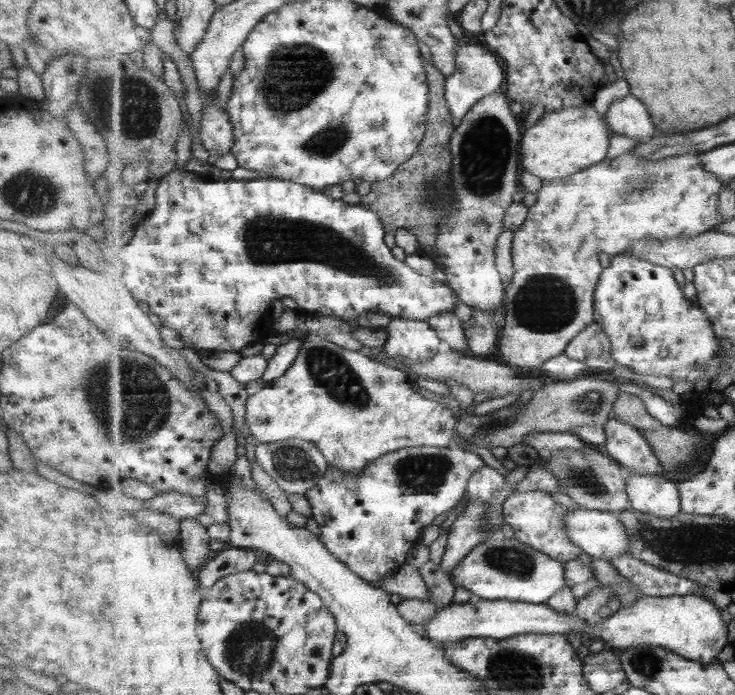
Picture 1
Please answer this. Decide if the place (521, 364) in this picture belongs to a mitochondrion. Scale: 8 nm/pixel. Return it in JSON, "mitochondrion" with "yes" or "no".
{"mitochondrion":"no"}

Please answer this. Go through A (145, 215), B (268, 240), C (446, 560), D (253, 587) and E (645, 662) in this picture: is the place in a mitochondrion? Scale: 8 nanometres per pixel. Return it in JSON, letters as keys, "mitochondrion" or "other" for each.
{"A":"other","B":"mitochondrion","C":"other","D":"other","E":"mitochondrion"}

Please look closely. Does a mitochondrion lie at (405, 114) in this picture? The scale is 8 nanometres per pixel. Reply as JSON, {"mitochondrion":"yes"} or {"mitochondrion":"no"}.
{"mitochondrion":"no"}

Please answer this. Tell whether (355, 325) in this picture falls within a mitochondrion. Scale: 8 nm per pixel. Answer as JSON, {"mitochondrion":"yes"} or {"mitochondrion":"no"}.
{"mitochondrion":"no"}

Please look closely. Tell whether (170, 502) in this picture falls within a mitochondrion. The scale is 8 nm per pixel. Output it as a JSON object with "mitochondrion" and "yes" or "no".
{"mitochondrion":"no"}

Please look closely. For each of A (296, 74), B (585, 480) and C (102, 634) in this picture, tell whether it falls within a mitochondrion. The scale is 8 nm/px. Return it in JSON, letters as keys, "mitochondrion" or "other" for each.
{"A":"mitochondrion","B":"mitochondrion","C":"other"}

